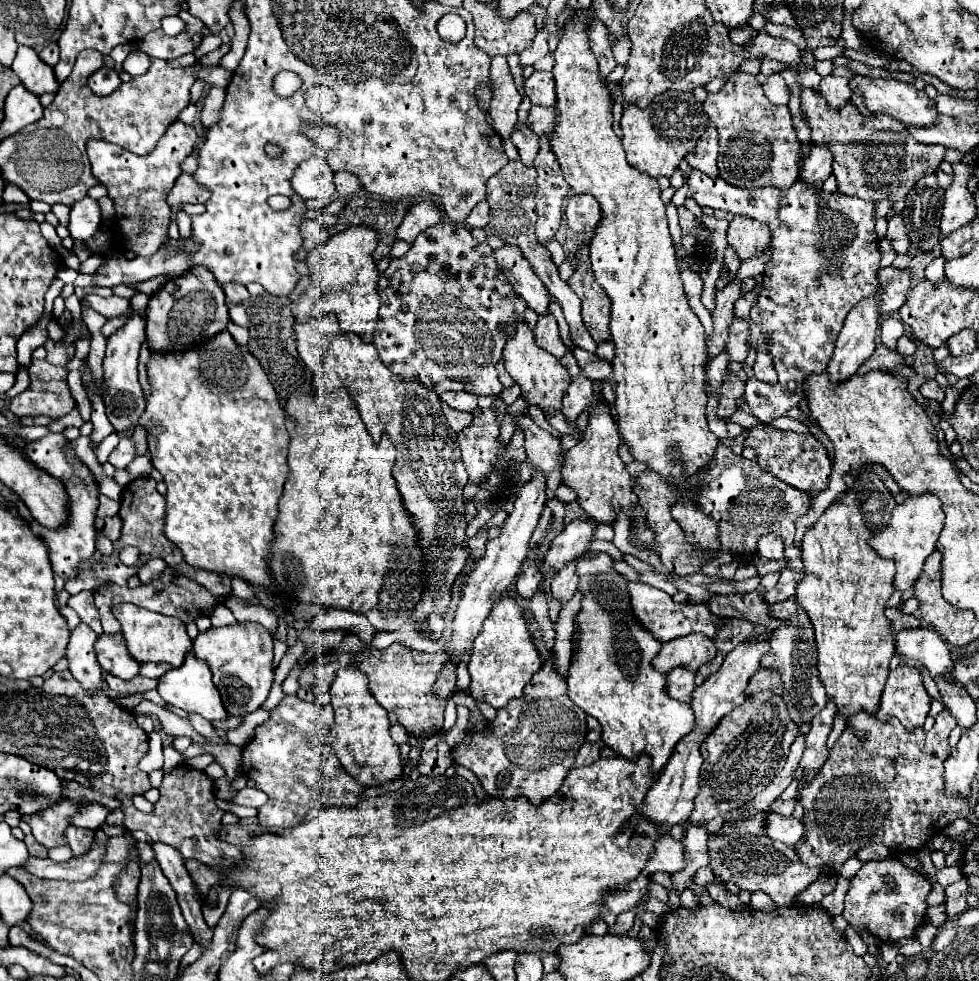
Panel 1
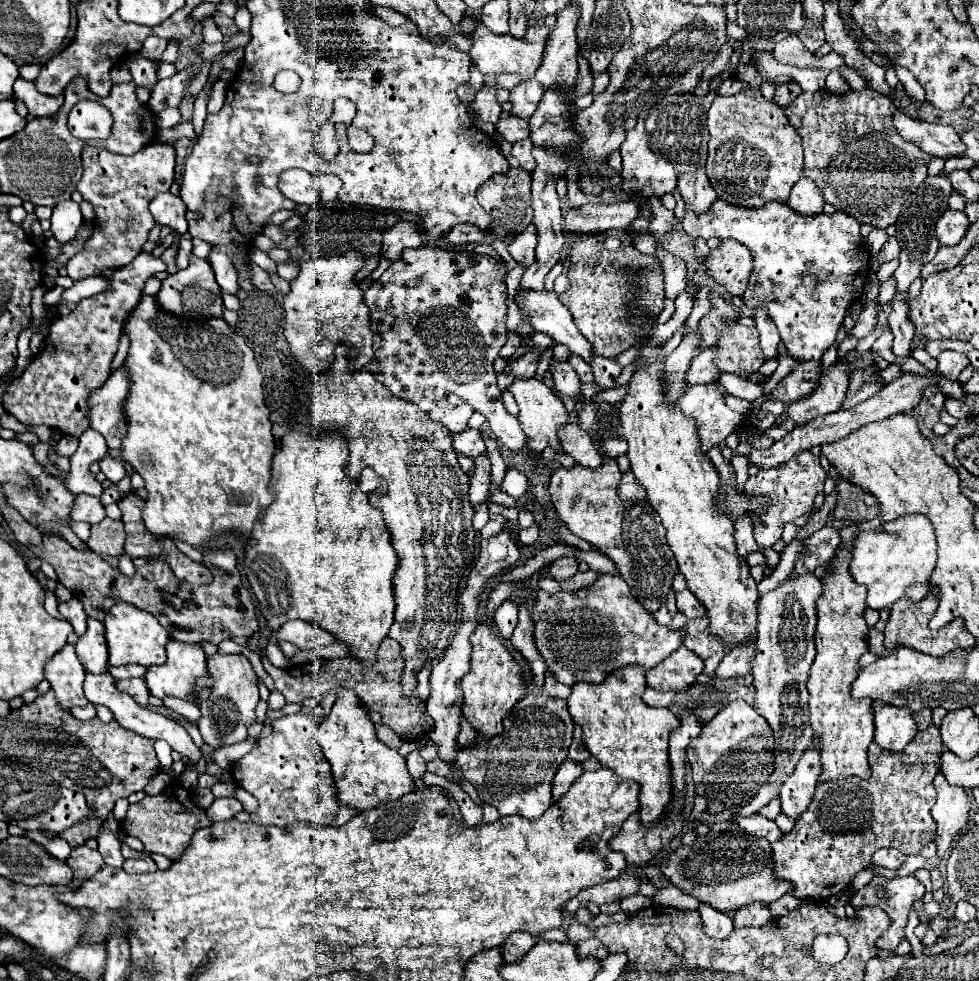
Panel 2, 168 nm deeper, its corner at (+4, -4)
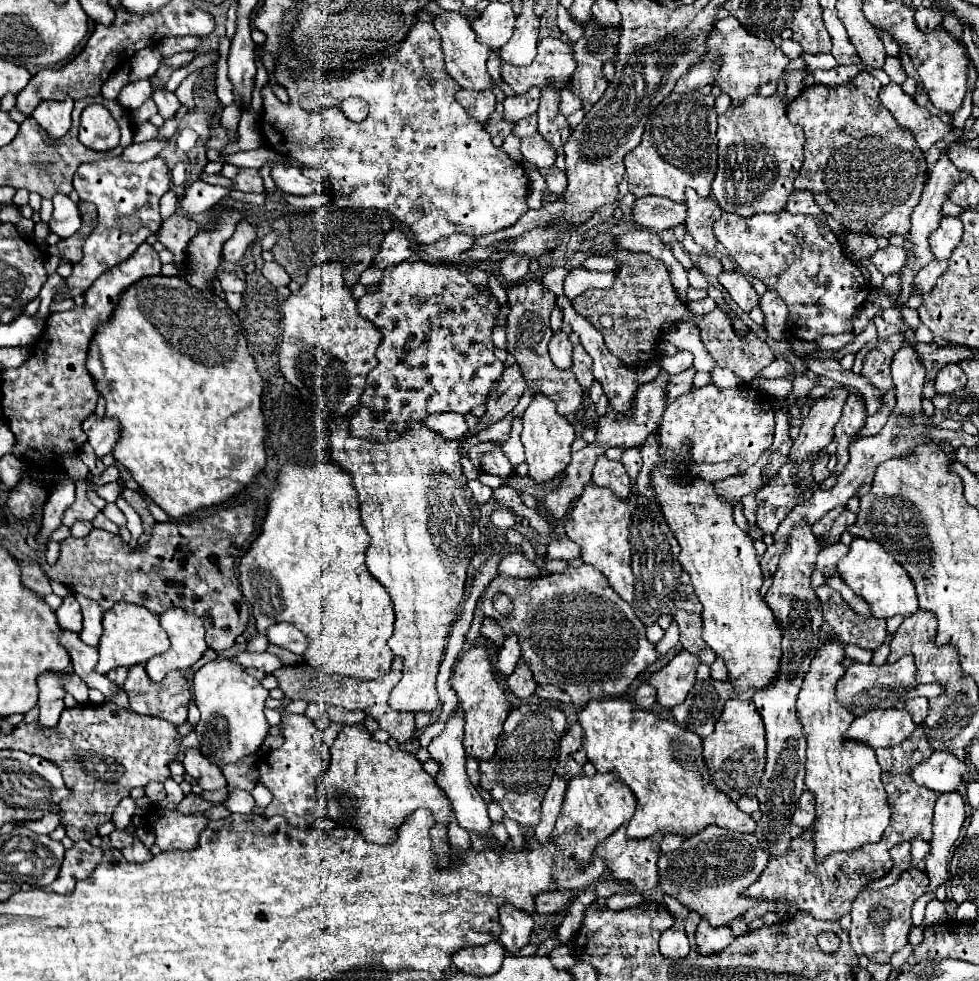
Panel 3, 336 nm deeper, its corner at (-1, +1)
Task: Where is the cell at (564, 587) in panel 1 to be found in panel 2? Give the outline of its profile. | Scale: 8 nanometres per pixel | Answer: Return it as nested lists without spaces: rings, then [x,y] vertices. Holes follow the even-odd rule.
[[[559,558],[549,568],[551,578],[555,578],[557,582],[563,582],[563,580],[573,578],[575,572],[577,572],[577,560],[573,560],[573,558]]]

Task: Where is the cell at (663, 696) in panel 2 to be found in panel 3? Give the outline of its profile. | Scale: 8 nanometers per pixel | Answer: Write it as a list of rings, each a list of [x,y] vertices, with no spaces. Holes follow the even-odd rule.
[[[642,683],[634,695],[632,695],[634,705],[638,705],[638,709],[650,709],[656,703],[656,691],[650,687],[650,683]]]

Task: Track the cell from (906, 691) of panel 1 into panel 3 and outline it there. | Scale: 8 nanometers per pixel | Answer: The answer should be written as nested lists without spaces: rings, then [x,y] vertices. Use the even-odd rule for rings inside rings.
[[[874,709],[856,717],[842,735],[846,741],[864,743],[872,749],[894,747],[916,729],[912,717],[900,709]]]

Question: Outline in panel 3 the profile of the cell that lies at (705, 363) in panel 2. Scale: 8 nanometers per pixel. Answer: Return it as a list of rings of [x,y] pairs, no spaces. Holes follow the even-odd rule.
[[[688,369],[688,371],[682,371],[678,375],[670,375],[668,377],[668,383],[666,383],[666,405],[670,405],[674,399],[678,399],[680,395],[684,395],[686,391],[690,391],[692,387],[692,377],[694,377],[696,369]]]

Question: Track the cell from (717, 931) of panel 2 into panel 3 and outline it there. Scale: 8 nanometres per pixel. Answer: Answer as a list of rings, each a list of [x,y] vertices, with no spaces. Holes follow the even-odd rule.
[[[704,919],[700,921],[698,929],[696,929],[696,949],[700,955],[716,955],[720,951],[724,951],[730,943],[732,943],[734,935],[730,931],[730,927],[710,927]]]

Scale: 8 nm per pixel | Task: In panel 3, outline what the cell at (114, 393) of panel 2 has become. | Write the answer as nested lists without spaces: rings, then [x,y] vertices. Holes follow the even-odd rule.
[[[90,415],[90,419],[84,421],[84,433],[88,435],[88,443],[94,447],[94,453],[98,459],[104,455],[112,453],[118,437],[120,437],[120,427],[116,419],[96,419]]]

